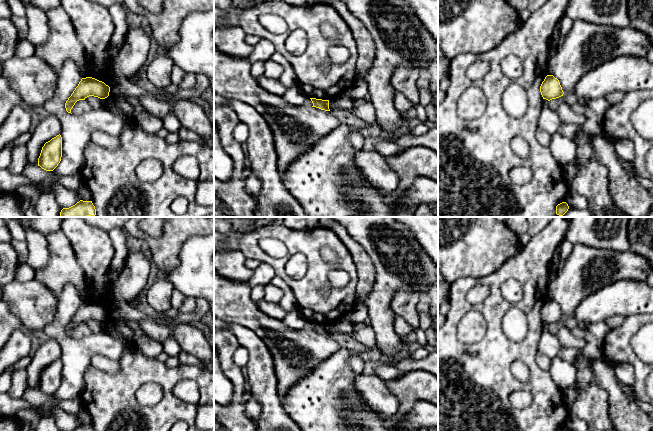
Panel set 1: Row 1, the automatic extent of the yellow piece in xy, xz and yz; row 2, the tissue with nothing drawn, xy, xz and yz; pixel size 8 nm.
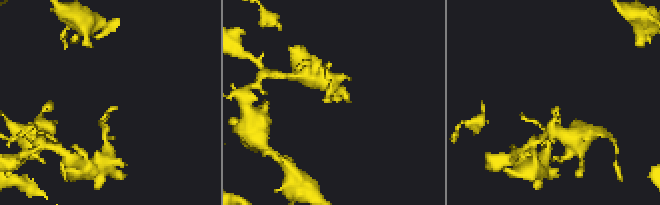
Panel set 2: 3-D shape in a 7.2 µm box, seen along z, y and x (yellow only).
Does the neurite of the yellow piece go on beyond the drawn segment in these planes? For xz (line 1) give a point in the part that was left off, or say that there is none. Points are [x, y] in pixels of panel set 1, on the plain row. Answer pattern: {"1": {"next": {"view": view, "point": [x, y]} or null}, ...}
{"1": {"next": null}}

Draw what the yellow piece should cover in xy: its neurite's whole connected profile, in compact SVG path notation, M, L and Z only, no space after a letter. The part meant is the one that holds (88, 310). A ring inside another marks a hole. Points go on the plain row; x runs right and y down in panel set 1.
M92 301L82 302L78 310L65 327L66 335L71 337L71 333L79 324L85 324L89 320L105 323L109 320L109 316L110 311L104 306Z

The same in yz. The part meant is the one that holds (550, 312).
M547 299L540 310L540 316L543 323L548 325L563 320L564 316L560 306L553 299Z

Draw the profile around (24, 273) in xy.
M26 263L19 264L15 273L14 281L28 282L35 278L36 271Z

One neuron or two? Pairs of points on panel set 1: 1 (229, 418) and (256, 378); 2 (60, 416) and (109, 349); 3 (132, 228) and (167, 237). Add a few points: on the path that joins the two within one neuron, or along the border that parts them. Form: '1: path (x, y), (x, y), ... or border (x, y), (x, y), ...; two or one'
1: border (244, 370), (247, 385); two
2: border (57, 406), (47, 411), (34, 409); two
3: path (141, 235), (148, 240), (158, 240); one

